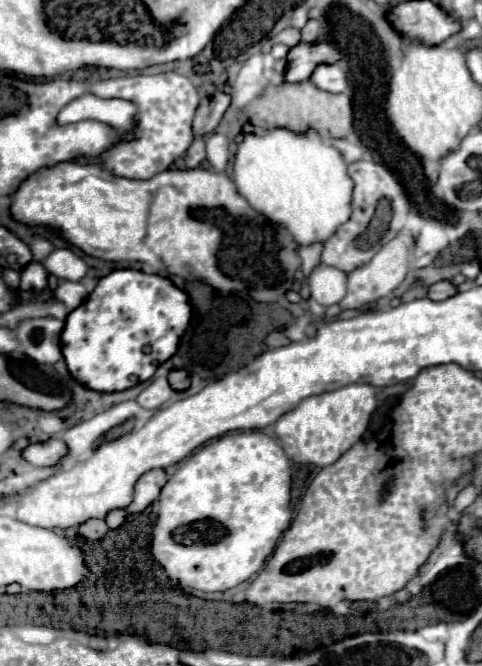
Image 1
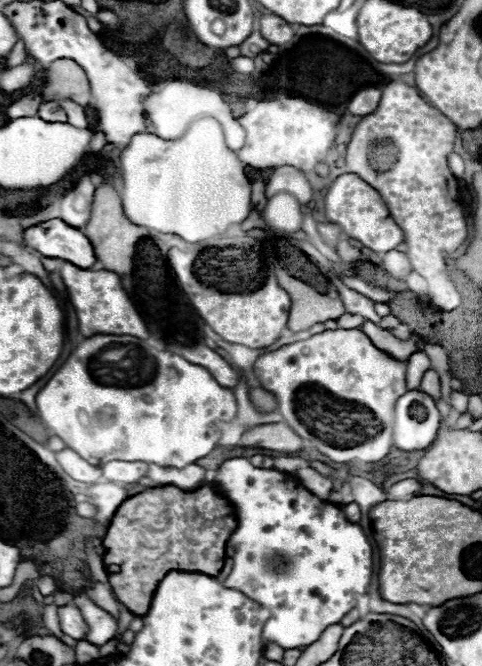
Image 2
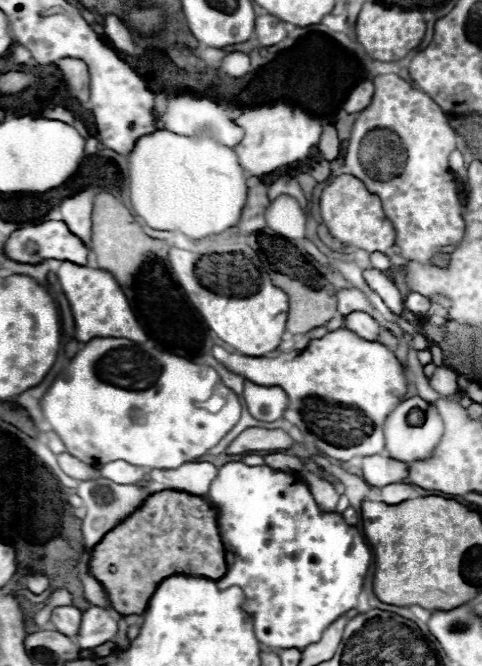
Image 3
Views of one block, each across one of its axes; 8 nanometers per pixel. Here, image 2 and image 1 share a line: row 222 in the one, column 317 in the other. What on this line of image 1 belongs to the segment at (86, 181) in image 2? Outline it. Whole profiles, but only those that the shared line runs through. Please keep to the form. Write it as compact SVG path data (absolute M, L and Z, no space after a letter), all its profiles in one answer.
M322 64L314 70L312 84L326 92L346 92L348 88L348 64Z

